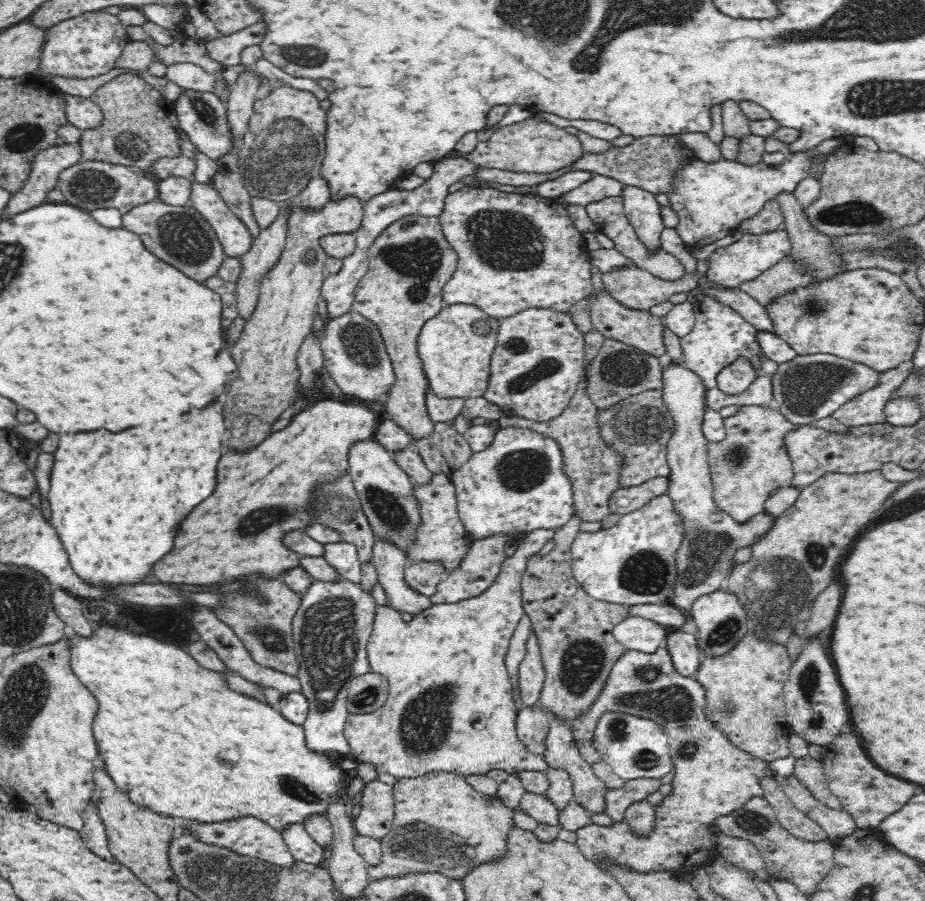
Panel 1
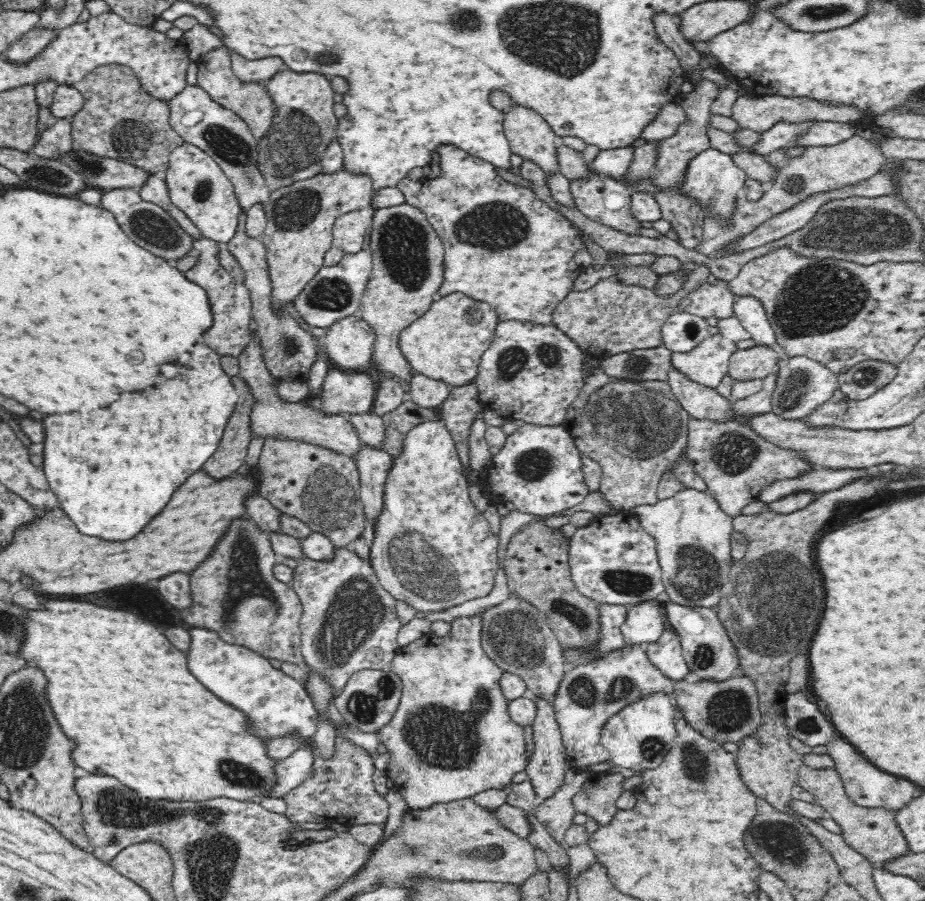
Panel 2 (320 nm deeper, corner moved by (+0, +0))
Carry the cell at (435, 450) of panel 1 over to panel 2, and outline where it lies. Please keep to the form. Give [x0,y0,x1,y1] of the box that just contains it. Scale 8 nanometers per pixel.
[382,398,440,456]

